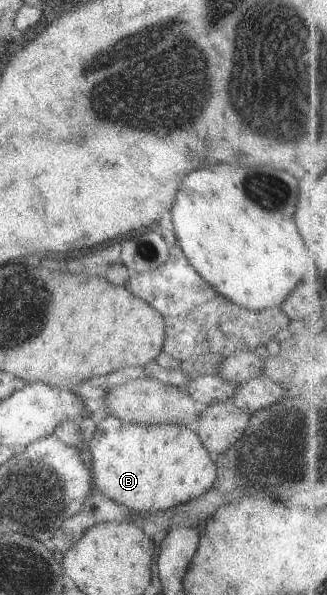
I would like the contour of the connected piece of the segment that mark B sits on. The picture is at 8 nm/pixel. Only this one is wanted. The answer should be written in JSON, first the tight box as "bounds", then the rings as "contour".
{"bounds":[89,415,215,513],"contour":[[[108,415],[95,424],[89,443],[92,456],[91,486],[106,498],[125,506],[130,511],[159,513],[184,504],[208,490],[215,480],[213,456],[202,446],[194,428],[174,423],[127,423]]]}

